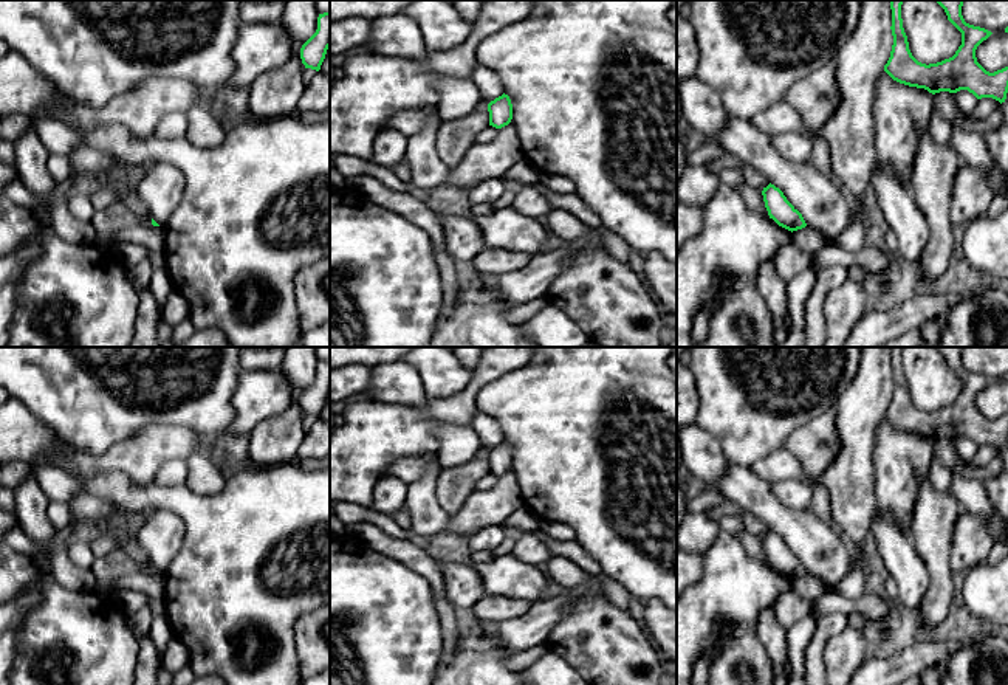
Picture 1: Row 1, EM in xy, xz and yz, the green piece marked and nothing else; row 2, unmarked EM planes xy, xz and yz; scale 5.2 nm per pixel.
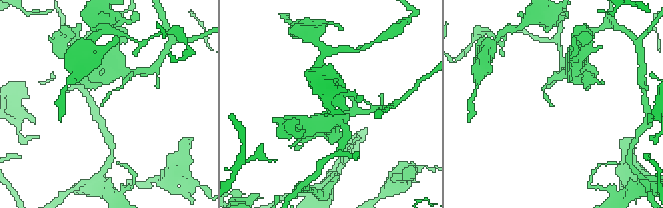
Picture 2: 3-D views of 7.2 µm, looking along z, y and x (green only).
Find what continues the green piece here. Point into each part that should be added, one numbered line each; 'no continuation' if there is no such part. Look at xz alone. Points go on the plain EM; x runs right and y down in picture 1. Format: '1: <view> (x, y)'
no continuation

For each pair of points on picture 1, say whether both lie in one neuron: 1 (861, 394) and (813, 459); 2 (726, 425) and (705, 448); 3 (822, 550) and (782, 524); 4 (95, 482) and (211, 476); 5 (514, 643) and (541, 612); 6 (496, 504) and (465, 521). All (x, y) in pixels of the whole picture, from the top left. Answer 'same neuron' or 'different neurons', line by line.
1: different neurons
2: different neurons
3: same neuron
4: different neurons
5: same neuron
6: same neuron

